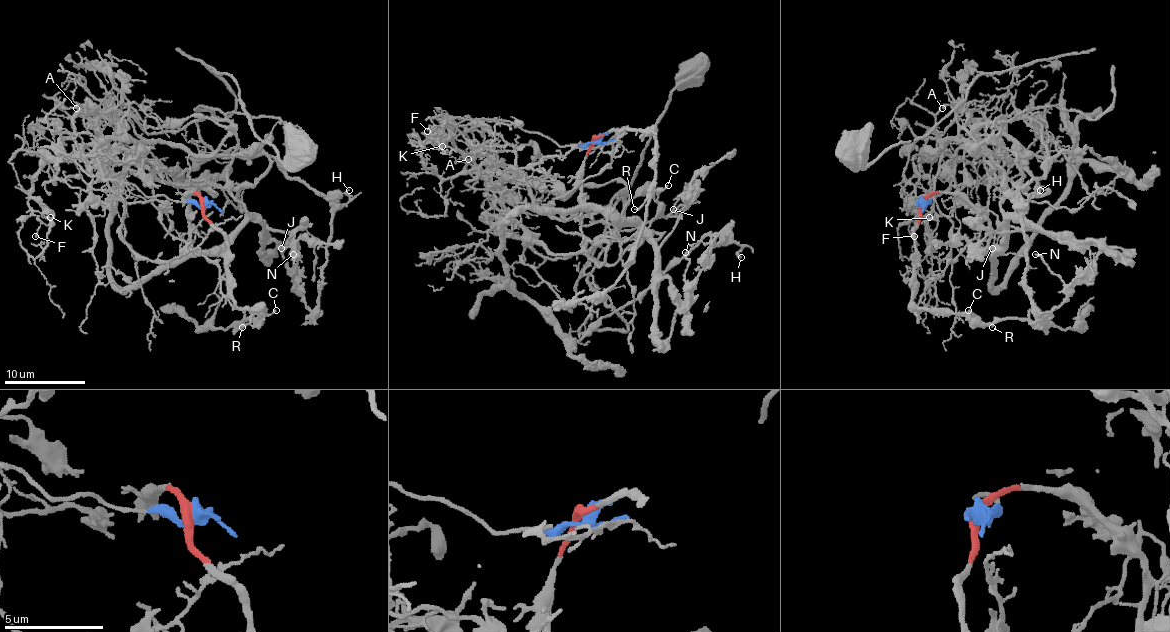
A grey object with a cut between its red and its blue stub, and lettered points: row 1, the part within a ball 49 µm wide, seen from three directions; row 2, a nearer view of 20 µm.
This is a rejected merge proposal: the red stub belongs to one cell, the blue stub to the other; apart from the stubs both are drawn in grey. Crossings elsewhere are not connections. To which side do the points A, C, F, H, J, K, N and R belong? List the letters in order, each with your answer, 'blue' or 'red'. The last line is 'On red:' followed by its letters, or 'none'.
A: blue
C: red
F: blue
H: red
J: red
K: blue
N: red
R: red
On red: C, H, J, N, R

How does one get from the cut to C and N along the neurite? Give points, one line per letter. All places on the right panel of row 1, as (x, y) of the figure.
C: (921, 202), (921, 218), (913, 240), (913, 307), (952, 309), (970, 315), (968, 309)
N: (921, 202), (962, 196), (988, 222), (992, 250), (1021, 220), (1122, 254), (1106, 248), (1069, 285), (1035, 254)

